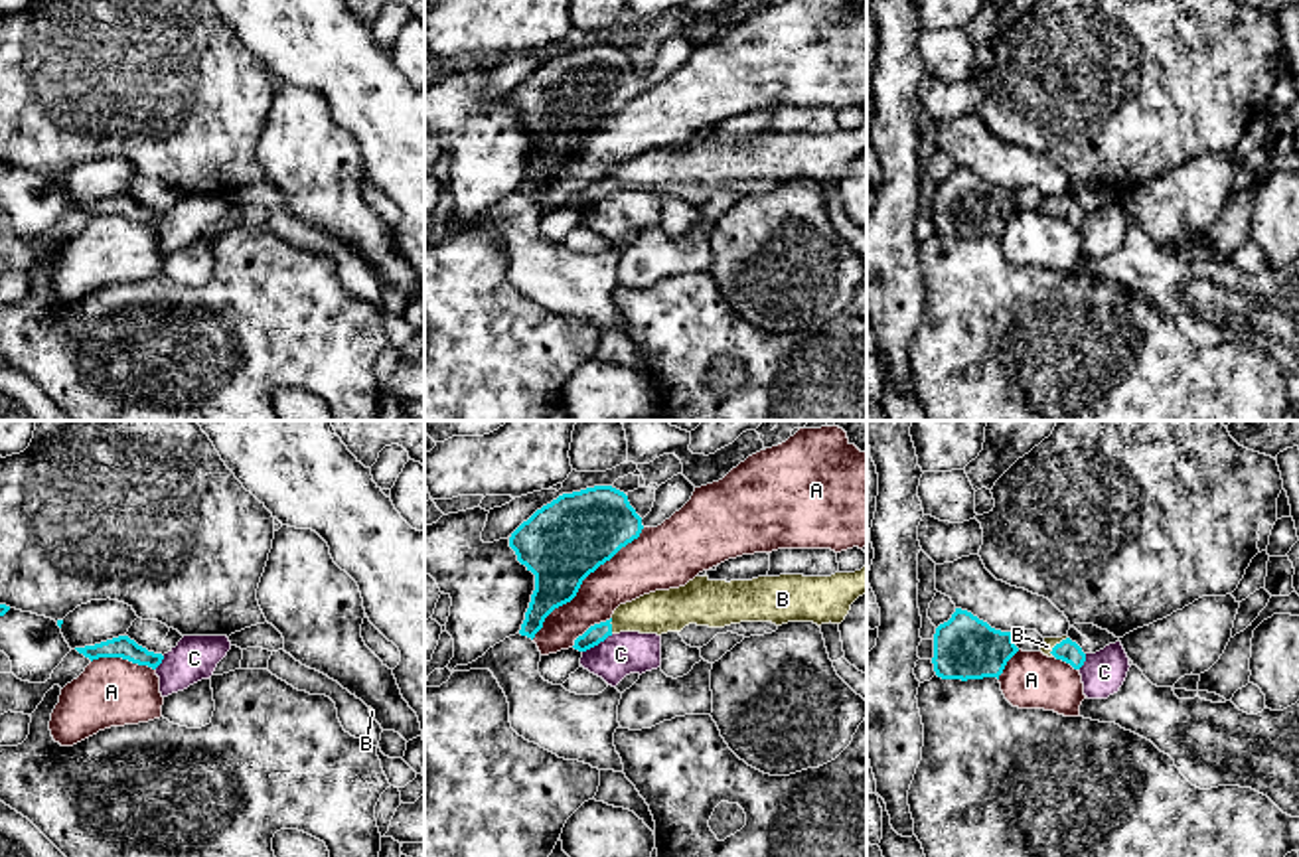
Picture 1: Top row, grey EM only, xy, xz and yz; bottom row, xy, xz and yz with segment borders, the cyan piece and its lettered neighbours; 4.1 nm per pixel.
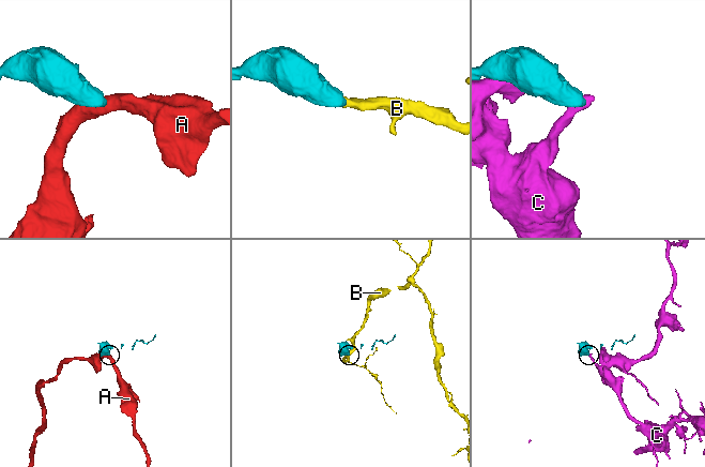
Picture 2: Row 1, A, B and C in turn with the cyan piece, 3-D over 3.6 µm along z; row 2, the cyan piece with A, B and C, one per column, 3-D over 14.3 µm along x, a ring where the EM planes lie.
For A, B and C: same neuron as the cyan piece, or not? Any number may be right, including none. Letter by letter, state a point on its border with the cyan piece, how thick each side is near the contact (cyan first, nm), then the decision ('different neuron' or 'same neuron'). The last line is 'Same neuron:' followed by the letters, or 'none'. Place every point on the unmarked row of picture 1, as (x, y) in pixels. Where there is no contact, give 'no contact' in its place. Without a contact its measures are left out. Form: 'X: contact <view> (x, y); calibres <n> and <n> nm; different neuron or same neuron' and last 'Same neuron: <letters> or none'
A: contact xz (583, 137); calibres 340 and 220 nm; different neuron
B: contact yz (1055, 204); calibres 90 and 50 nm; same neuron
C: contact xz (597, 202); calibres 80 and 180 nm; different neuron
Same neuron: B

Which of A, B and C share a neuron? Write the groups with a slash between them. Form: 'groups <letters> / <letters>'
groups A / B / C

